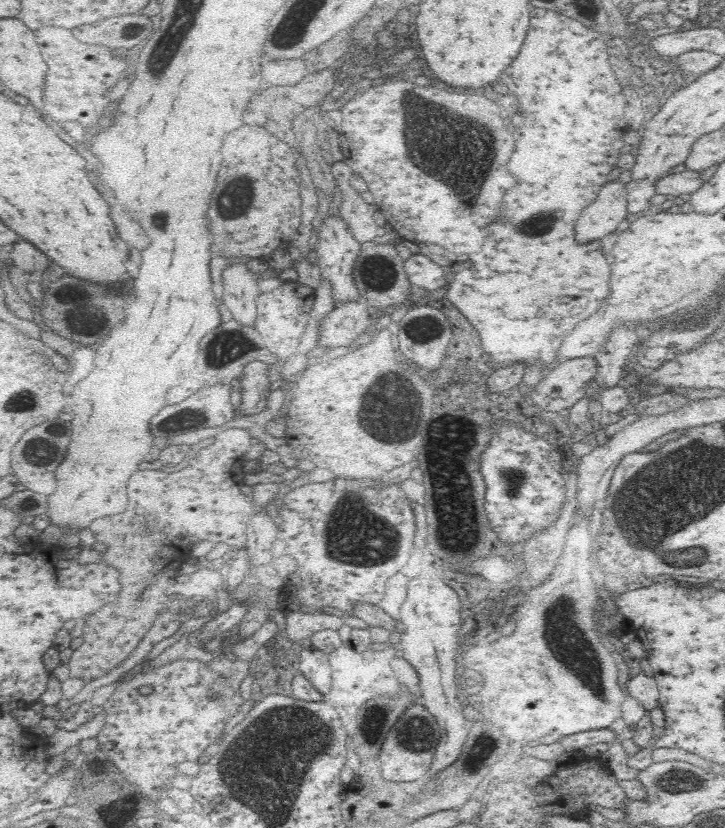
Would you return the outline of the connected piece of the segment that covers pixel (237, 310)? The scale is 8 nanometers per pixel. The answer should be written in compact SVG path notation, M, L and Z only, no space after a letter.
M228 264L218 287L220 302L232 313L232 318L240 323L254 326L257 307L258 277L244 264Z

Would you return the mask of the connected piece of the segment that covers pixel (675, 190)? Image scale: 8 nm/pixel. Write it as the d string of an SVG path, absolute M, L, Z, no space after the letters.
M684 170L667 174L656 182L656 191L669 198L689 197L698 188L702 188L707 179L705 172Z

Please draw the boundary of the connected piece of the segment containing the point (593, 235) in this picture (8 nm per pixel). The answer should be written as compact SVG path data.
M614 182L614 184L608 184L600 190L600 194L596 196L596 200L592 204L586 206L586 210L582 210L582 214L578 216L576 220L576 226L574 226L574 232L576 232L576 242L578 244L588 244L588 242L594 242L594 240L600 240L602 236L614 232L616 228L622 228L618 226L620 222L624 220L630 220L626 218L626 187L625 182Z

